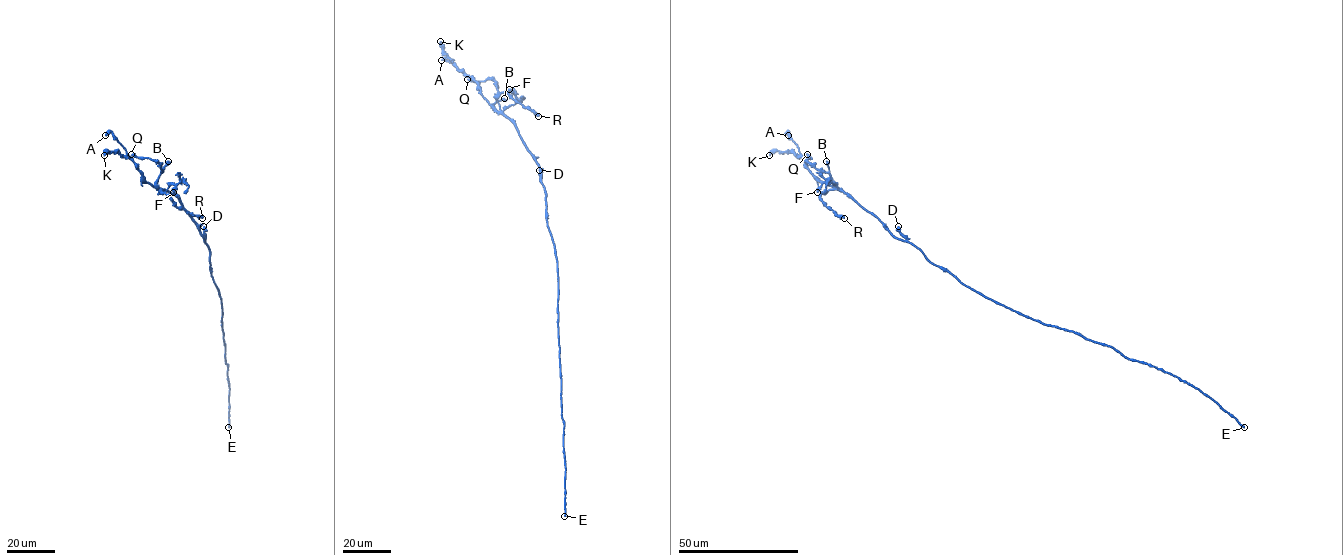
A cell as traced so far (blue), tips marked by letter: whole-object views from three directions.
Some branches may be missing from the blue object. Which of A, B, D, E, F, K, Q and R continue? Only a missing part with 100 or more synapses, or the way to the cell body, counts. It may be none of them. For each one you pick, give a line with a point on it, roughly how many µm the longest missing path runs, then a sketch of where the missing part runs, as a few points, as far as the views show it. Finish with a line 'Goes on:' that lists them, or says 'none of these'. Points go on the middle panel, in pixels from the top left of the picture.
E: (564, 516) | 400 µm
Goes on: E

